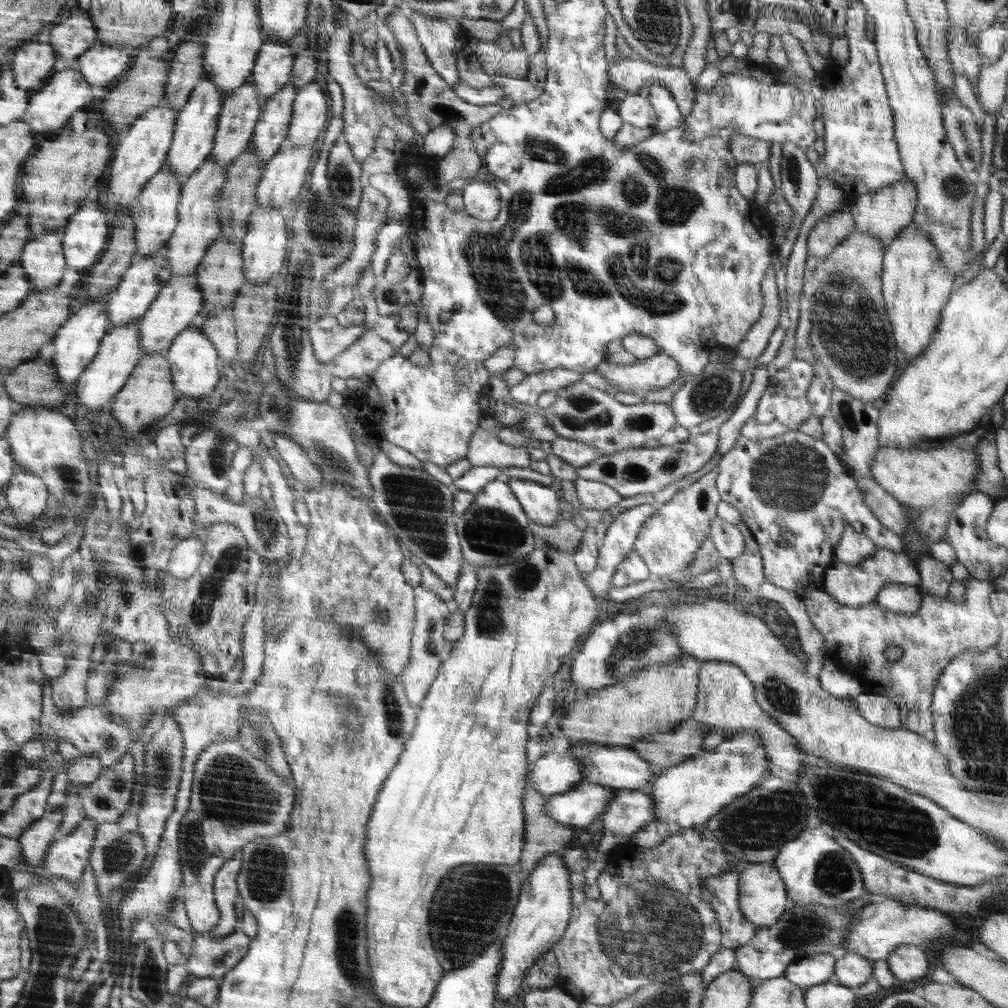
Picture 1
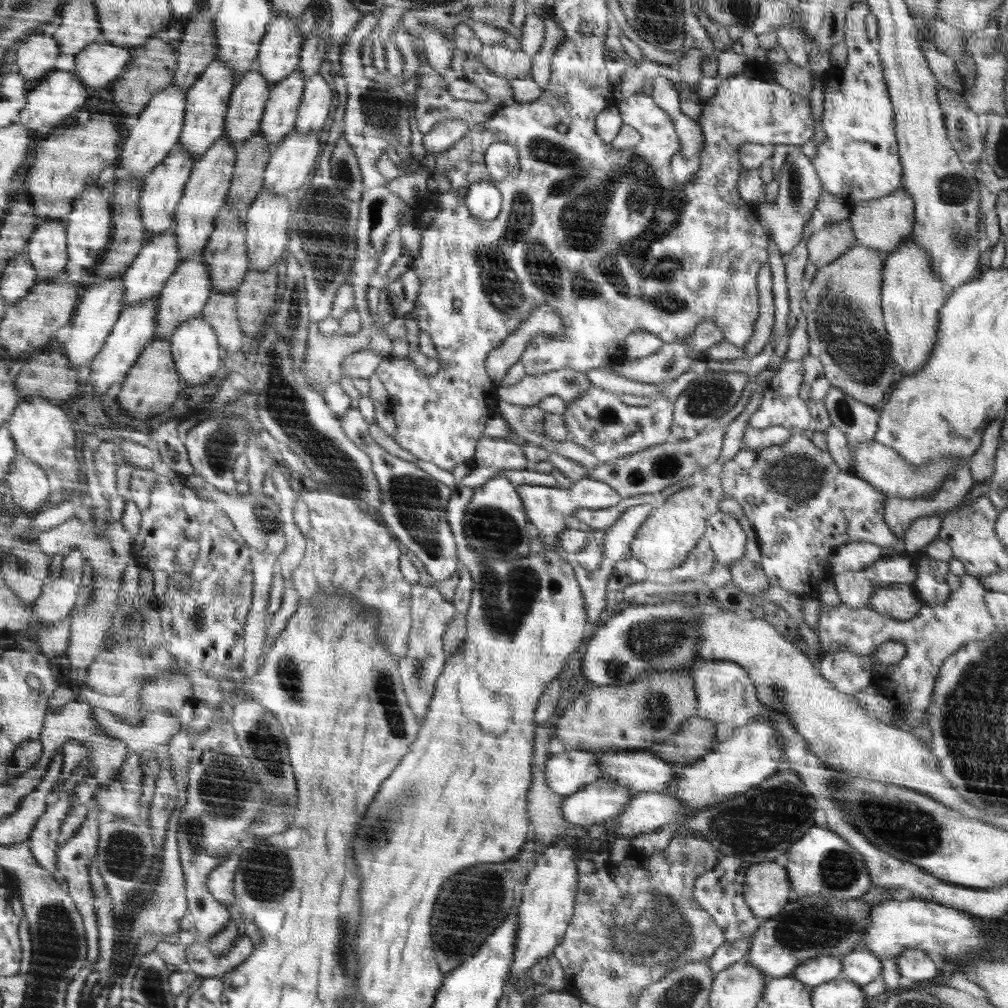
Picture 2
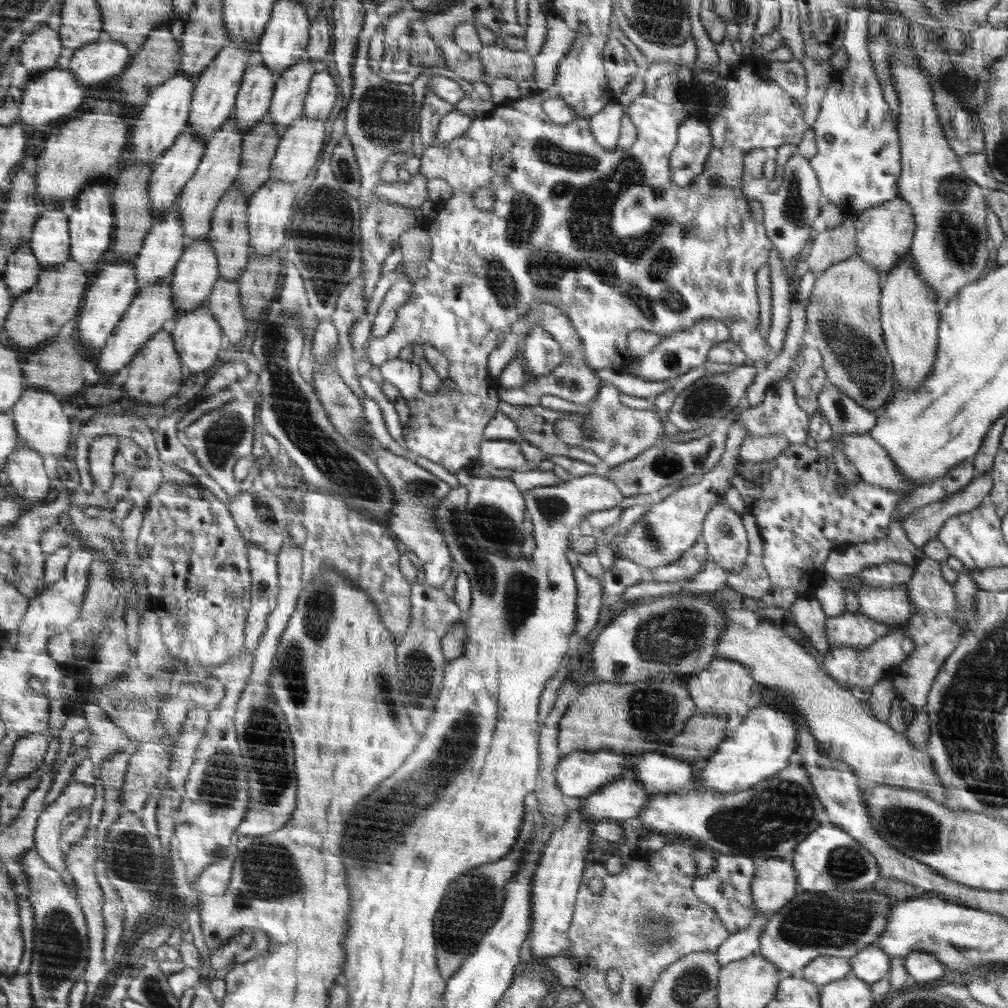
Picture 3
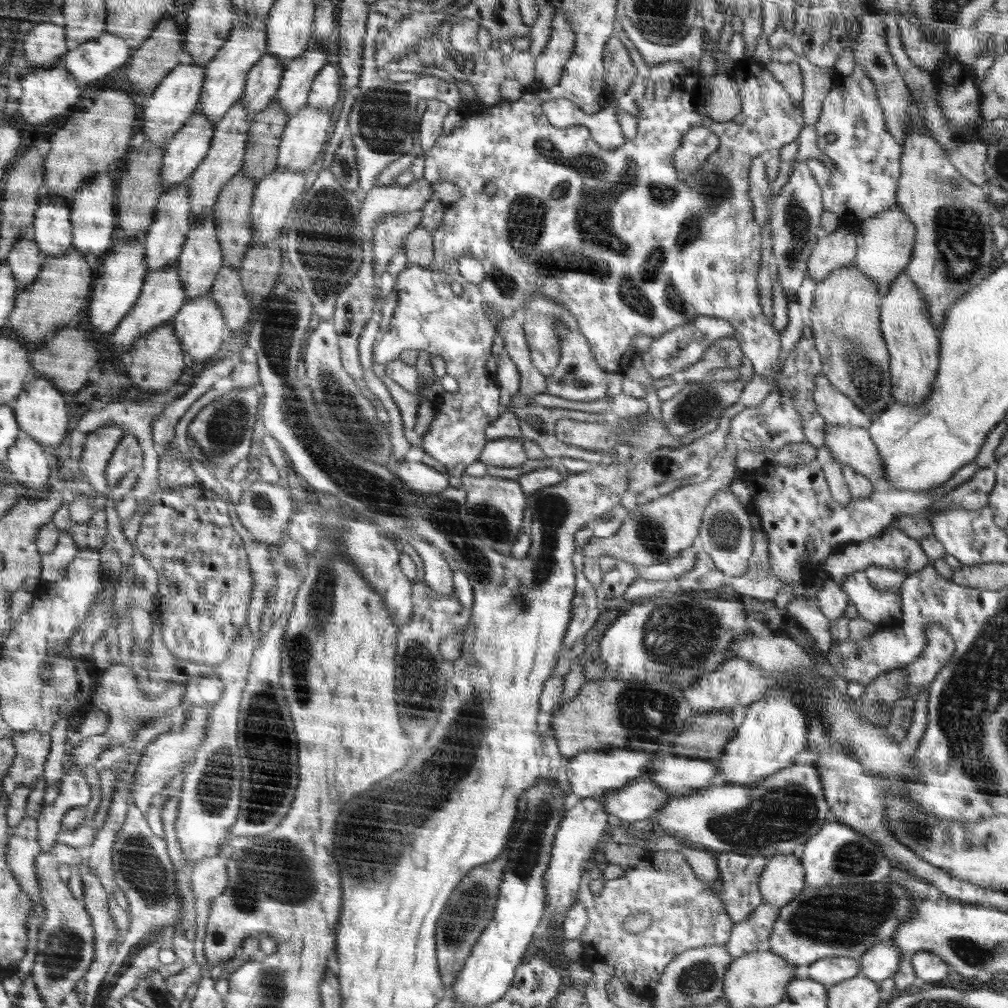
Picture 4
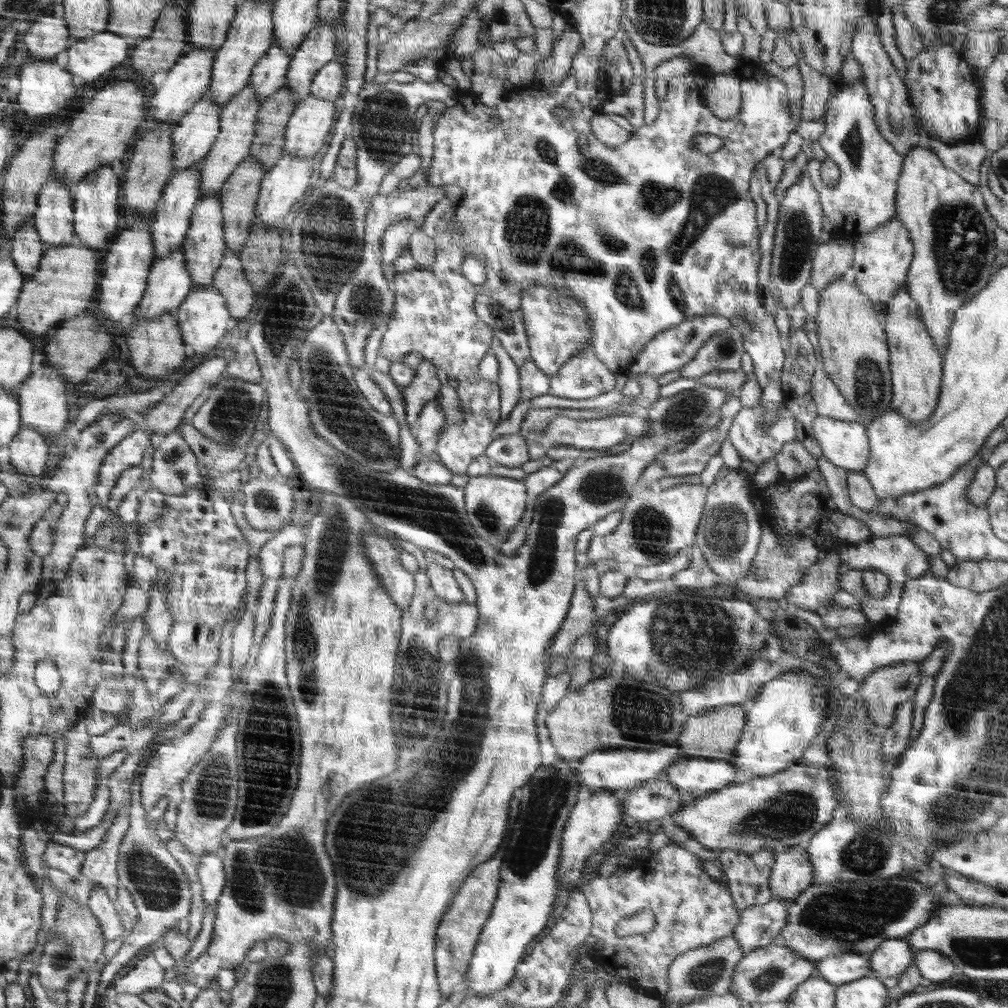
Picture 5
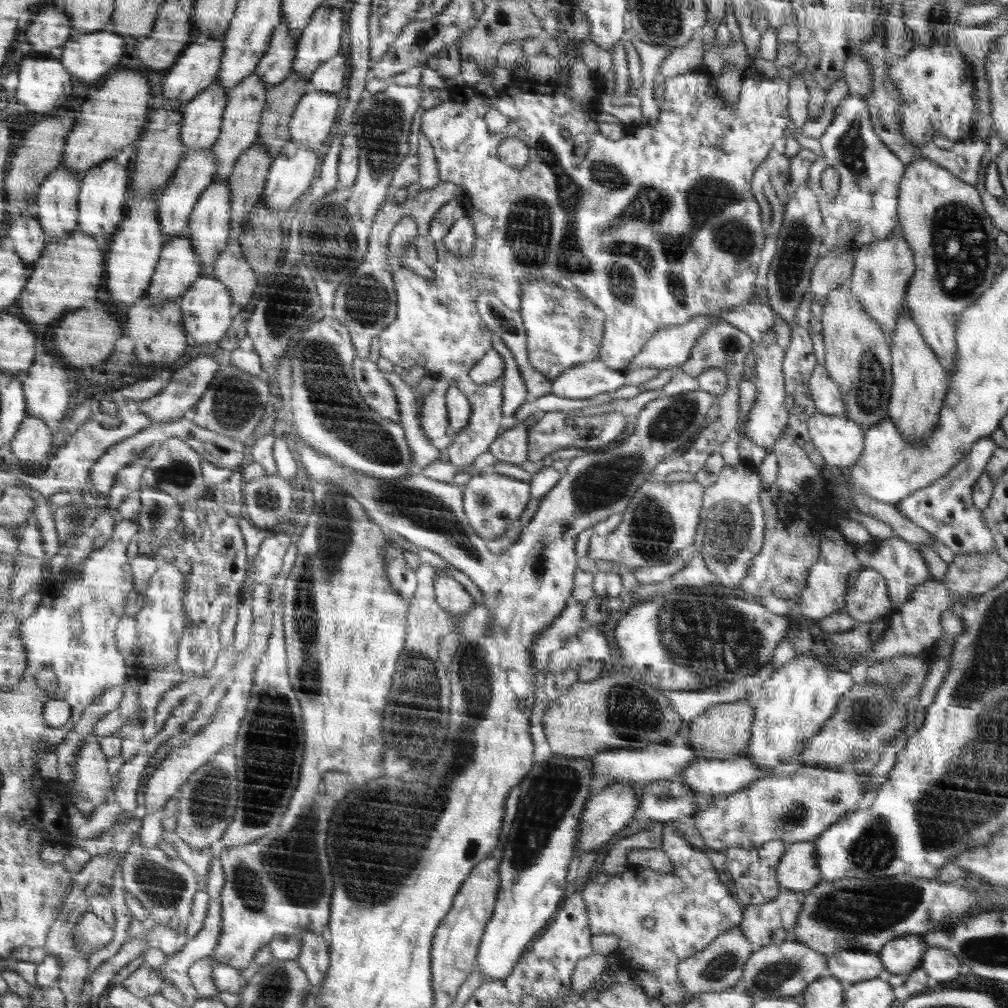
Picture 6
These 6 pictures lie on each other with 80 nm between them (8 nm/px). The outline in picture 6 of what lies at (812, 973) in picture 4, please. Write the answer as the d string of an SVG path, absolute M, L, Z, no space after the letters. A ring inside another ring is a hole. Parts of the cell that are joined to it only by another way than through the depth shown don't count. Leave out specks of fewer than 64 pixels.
M841 951L830 955L828 962L825 976L842 980L844 988L856 981L876 978L884 970L880 955L871 951Z

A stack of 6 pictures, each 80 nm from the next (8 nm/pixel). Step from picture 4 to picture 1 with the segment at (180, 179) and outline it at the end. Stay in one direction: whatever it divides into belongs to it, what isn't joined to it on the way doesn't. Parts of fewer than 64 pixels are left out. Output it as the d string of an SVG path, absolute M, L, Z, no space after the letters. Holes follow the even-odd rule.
M166 165L161 168L155 178L147 184L143 194L134 202L133 212L134 219L137 224L137 255L136 261L143 260L147 256L151 256L153 252L165 246L165 243L175 232L175 226L178 223L178 206L179 200L182 198L183 187L180 184L179 176Z

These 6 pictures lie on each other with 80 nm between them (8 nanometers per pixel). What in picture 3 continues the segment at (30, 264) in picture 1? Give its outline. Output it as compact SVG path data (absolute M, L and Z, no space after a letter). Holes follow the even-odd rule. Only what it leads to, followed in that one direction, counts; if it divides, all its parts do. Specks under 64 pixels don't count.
M42 209L39 220L32 248L40 258L40 264L44 268L54 268L68 262L72 248L70 210Z

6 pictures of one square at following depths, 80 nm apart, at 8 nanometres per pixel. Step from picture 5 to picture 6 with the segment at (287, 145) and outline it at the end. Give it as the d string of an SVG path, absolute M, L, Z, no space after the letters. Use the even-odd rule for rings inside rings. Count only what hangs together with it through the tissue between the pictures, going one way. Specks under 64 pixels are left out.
M309 89L295 110L290 124L290 142L316 149L332 132L338 116L338 96Z

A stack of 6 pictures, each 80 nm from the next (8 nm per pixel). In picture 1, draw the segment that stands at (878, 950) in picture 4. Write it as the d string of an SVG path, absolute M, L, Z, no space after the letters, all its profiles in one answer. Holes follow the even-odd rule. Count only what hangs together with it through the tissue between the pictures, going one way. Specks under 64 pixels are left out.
M854 953L836 954L834 982L855 988L872 976L872 961L868 958Z

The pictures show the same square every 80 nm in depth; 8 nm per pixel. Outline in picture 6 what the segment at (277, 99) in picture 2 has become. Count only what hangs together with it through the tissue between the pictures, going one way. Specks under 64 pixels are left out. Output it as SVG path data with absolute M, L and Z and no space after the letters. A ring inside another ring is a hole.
M324 2L311 16L311 22L299 34L298 52L292 71L310 78L315 70L338 54L342 40L342 7Z

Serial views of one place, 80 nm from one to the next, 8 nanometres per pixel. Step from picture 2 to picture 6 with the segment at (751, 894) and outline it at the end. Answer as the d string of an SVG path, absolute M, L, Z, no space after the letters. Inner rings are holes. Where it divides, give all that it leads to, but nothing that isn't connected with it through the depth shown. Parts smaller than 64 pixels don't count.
M818 838L787 847L776 869L780 891L794 891L802 895L822 882L816 842Z

